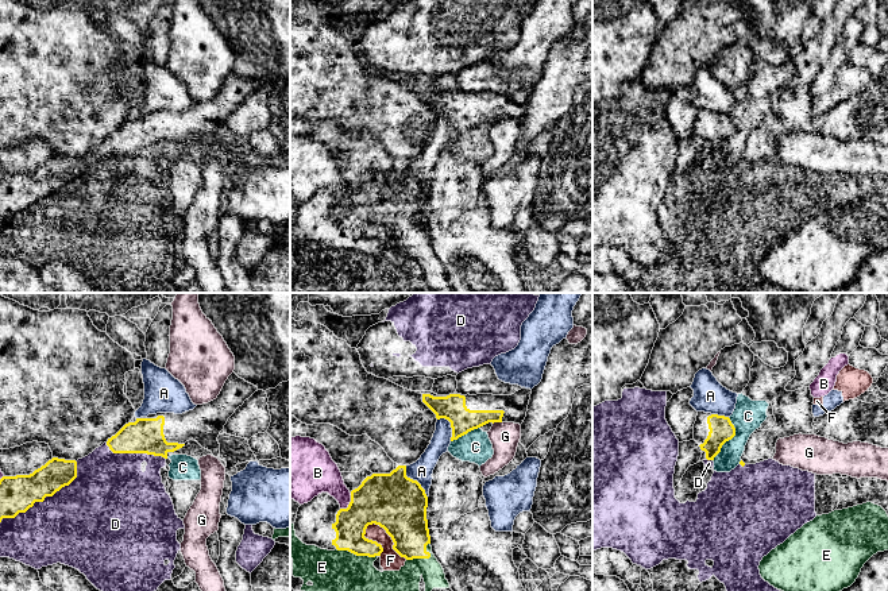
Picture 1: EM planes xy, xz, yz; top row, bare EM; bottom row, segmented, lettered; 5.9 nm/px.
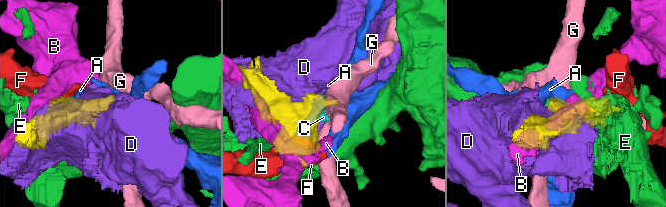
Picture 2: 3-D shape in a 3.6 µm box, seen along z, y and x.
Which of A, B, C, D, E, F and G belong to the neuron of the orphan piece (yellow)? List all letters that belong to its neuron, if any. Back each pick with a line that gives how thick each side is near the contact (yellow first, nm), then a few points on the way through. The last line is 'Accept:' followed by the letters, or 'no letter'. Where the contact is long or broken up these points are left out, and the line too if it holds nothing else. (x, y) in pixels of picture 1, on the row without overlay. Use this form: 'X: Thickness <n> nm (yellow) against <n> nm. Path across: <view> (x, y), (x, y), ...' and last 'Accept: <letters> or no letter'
Accept: no letter

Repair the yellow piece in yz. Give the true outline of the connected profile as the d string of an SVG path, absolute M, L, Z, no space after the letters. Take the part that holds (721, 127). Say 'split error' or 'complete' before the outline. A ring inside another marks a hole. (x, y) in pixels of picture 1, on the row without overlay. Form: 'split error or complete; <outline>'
split error; M698 109L694 121L694 138L706 150L707 158L714 158L722 143L734 134L736 125L729 115Z

